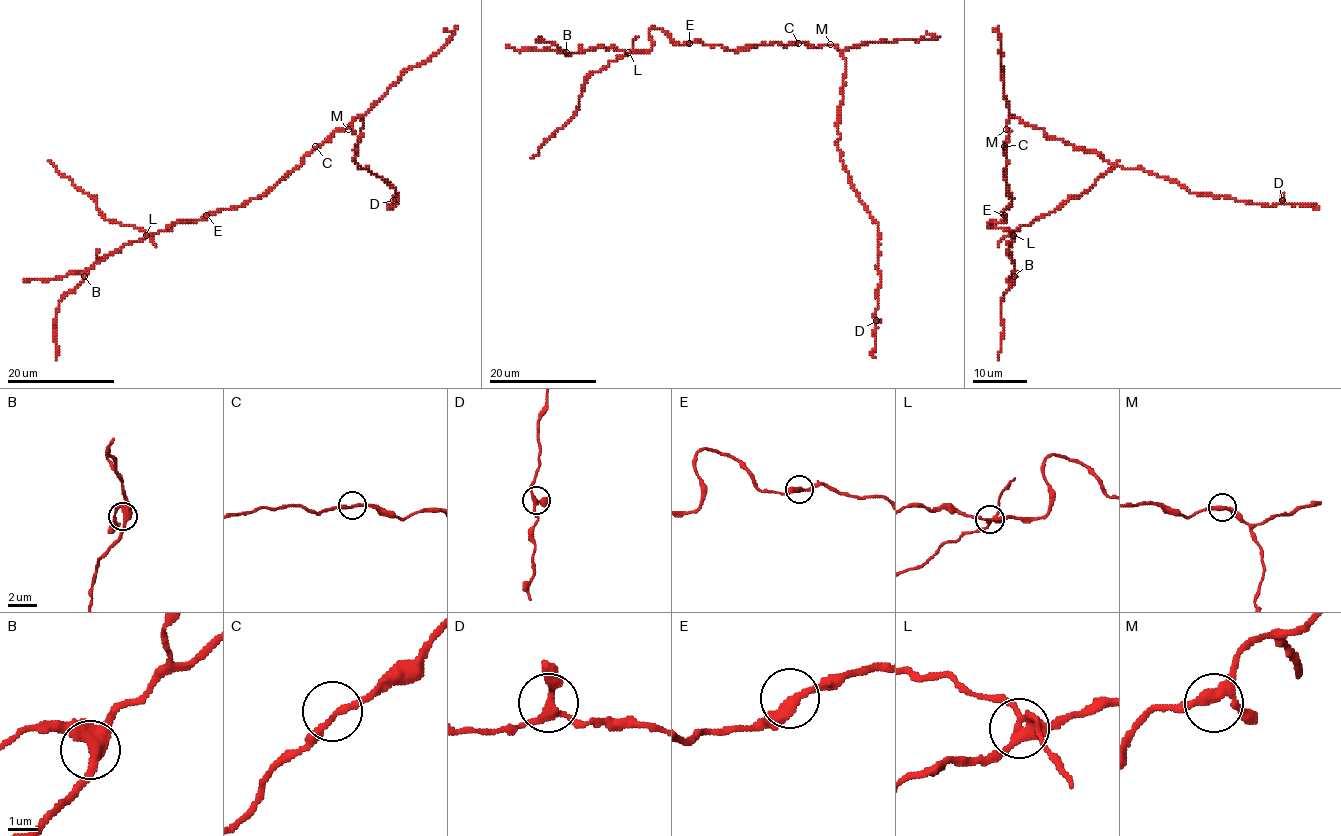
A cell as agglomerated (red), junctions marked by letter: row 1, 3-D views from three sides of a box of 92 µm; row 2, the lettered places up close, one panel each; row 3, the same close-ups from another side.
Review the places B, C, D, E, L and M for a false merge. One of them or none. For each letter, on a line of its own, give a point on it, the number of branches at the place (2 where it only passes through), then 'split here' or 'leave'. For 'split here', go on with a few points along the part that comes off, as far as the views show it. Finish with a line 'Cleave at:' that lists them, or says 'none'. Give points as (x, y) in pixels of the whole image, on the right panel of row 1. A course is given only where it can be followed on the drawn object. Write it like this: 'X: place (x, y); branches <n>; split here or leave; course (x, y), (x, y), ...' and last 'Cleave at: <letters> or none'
B: place (1014, 276); branches 4; leave
C: place (1004, 146); branches 2; leave
D: place (1282, 200); branches 3; leave
E: place (1004, 215); branches 3; leave
L: place (1013, 235); branches 4; split here; course (1014, 235), (1022, 226), (1089, 189), (1119, 160)
M: place (1006, 129); branches 3; leave
Cleave at: L

